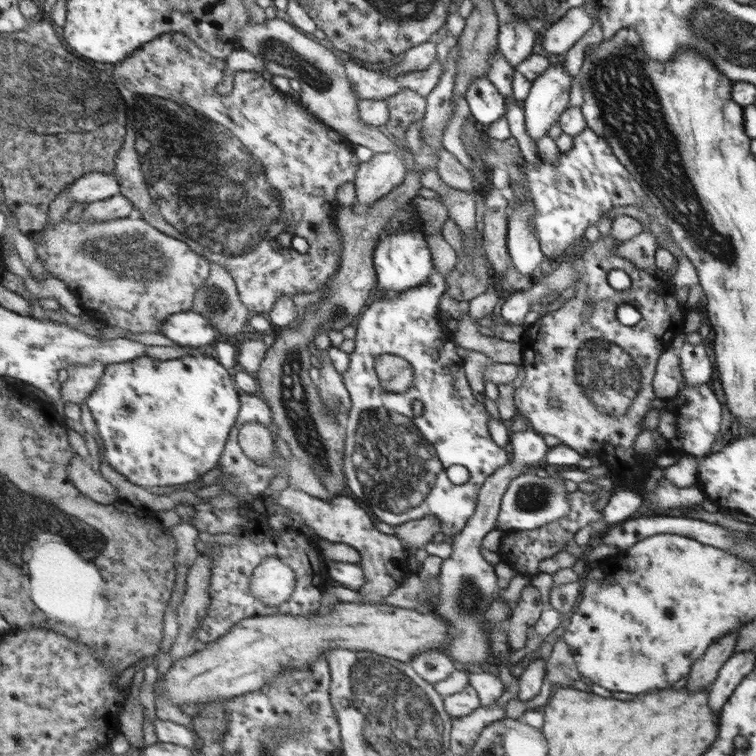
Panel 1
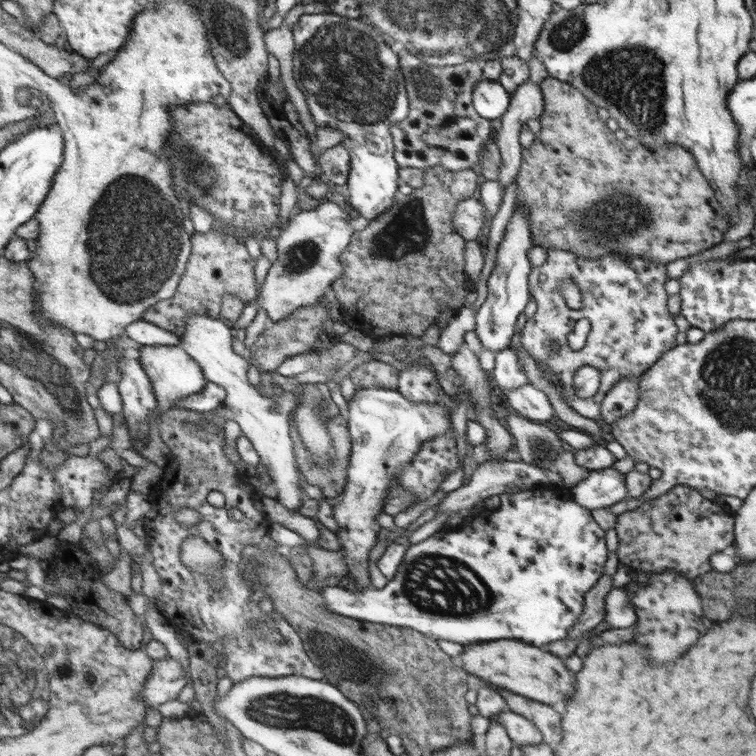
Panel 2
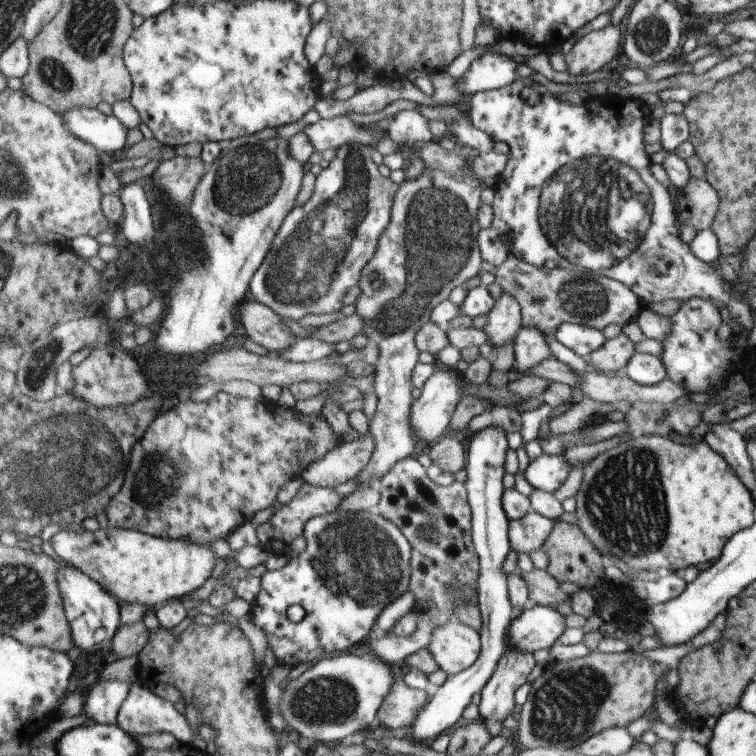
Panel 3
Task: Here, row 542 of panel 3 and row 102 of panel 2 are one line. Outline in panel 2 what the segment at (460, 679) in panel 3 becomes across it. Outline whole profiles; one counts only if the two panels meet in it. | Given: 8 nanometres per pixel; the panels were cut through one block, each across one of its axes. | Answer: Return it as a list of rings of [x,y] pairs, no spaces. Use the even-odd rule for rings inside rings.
[[[482,79],[475,84],[473,105],[482,118],[500,119],[507,111],[511,94],[496,80]]]

